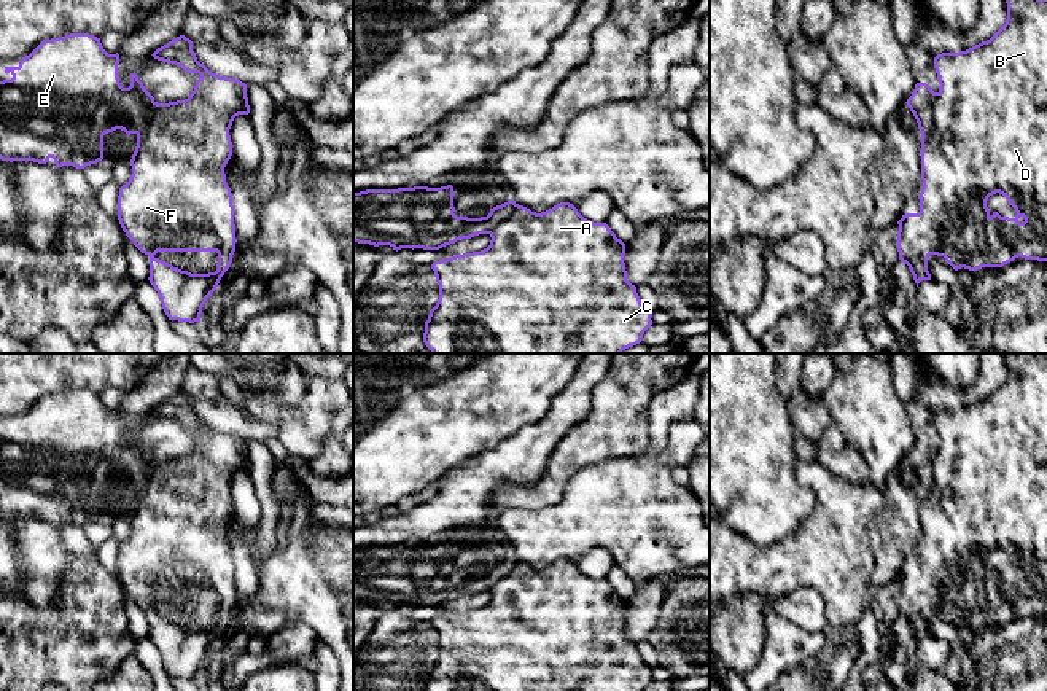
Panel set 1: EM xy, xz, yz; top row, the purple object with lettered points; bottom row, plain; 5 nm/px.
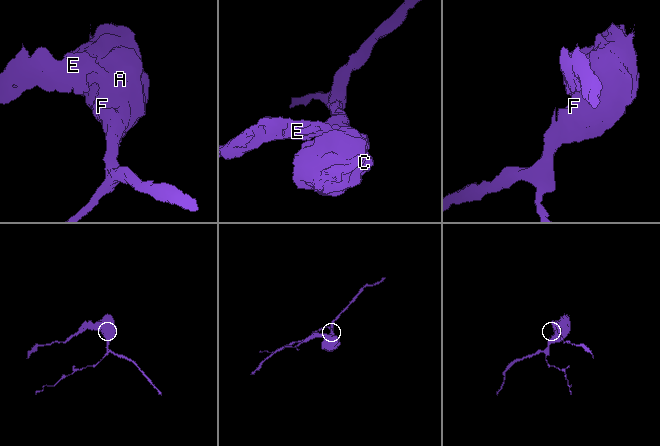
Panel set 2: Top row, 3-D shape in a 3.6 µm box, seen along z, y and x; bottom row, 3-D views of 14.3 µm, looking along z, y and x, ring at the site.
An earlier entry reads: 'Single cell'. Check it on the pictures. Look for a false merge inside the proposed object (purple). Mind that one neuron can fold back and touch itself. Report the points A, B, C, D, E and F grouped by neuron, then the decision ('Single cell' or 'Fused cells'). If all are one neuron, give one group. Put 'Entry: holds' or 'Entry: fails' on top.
Entry: fails
Groups: A B C D F / E. Fused cells

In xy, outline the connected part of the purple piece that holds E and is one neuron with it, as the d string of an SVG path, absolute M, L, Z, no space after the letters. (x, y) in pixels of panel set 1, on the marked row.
M70 33L43 40L18 67L5 67L11 80L0 81L0 159L33 161L46 164L51 158L56 169L73 166L84 169L103 159L103 135L116 129L127 135L138 134L145 121L145 107L156 105L154 97L145 89L138 76L130 73L130 86L123 88L118 76L119 54L108 54L100 38L89 33Z

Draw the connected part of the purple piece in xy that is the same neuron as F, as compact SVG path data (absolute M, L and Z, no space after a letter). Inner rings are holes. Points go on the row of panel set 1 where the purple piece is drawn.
M180 35L158 48L154 59L199 73L194 91L185 100L145 107L145 127L137 134L130 159L132 175L119 188L118 220L134 245L150 256L150 283L161 298L169 320L200 322L202 307L232 263L235 224L231 188L224 167L232 156L229 129L239 115L248 115L247 84L212 73L193 51L193 41ZM158 252L216 252L215 272L191 274L158 260Z

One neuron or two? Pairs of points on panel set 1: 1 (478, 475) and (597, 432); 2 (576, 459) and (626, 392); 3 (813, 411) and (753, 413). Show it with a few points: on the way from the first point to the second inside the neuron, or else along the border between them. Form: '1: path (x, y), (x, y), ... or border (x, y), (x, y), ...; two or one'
1: border (583, 421), (559, 441), (544, 473), (538, 480); two
2: path (591, 443), (619, 414), (619, 408); one
3: border (786, 398), (790, 421), (797, 432); two

